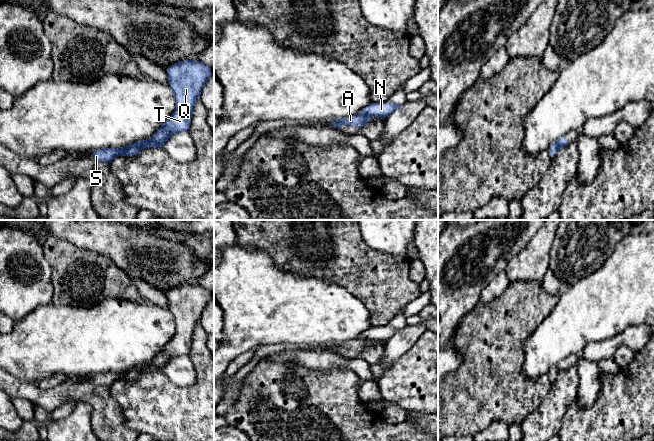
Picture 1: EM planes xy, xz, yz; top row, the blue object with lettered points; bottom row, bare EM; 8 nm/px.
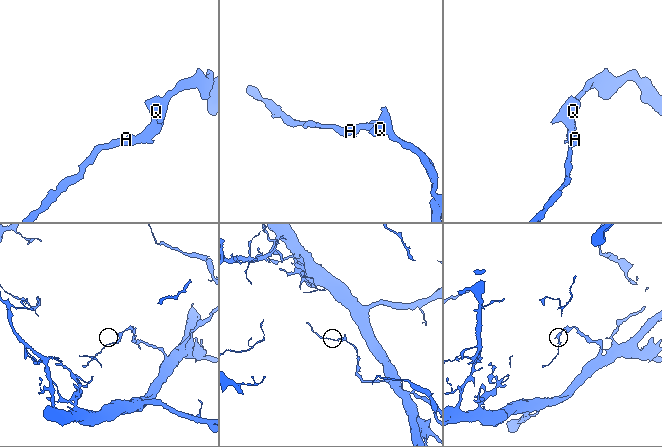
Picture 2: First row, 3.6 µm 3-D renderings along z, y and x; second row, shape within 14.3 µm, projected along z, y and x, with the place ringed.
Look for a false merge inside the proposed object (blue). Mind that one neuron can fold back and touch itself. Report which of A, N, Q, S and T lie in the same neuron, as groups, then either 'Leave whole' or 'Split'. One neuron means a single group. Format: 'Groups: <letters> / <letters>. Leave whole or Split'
Groups: A S / N Q T. Split

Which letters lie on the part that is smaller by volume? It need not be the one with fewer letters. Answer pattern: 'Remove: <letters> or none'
Remove: A, S

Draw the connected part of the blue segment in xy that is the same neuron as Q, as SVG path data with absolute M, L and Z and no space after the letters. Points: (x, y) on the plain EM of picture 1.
M183 284L166 291L166 296L176 326L173 339L149 365L145 364L143 368L133 370L122 379L135 380L147 370L163 372L165 365L172 358L189 355L194 328L200 323L201 314L213 294L199 284Z

